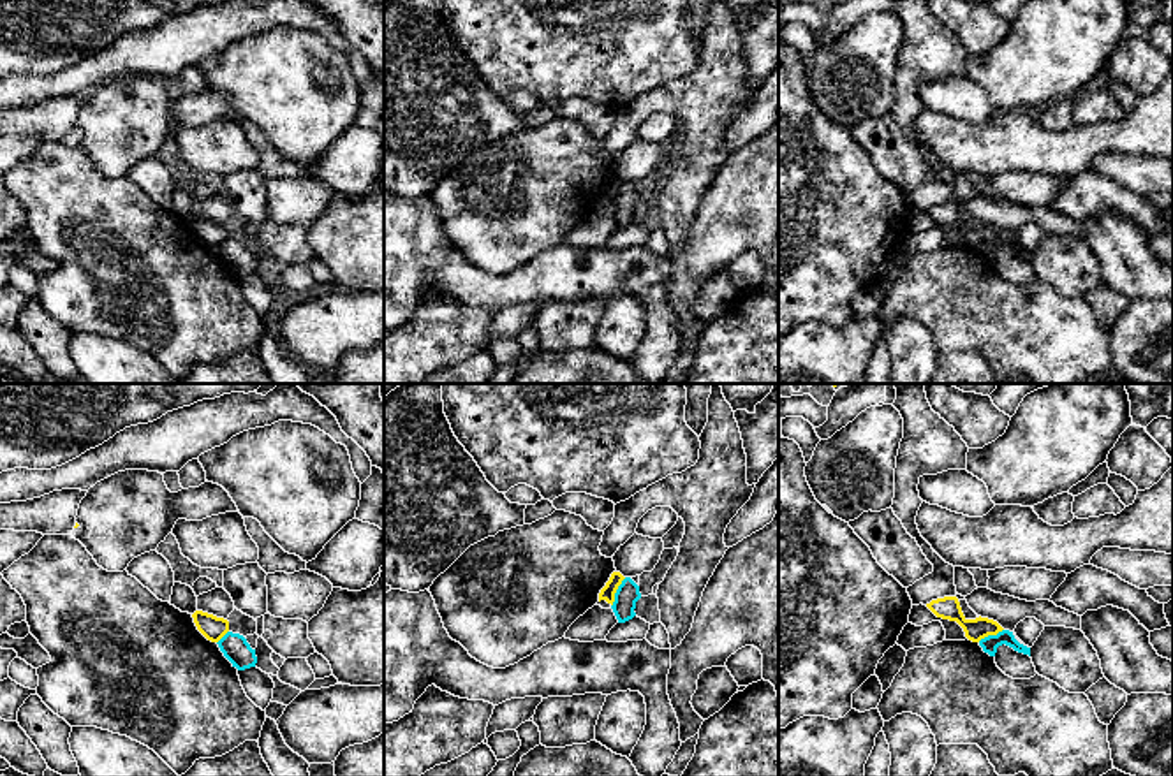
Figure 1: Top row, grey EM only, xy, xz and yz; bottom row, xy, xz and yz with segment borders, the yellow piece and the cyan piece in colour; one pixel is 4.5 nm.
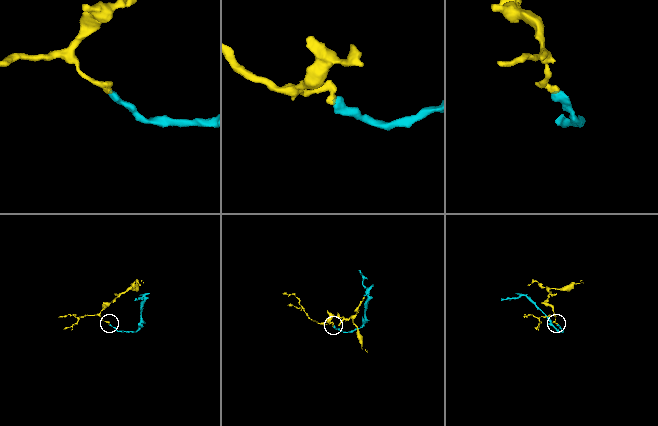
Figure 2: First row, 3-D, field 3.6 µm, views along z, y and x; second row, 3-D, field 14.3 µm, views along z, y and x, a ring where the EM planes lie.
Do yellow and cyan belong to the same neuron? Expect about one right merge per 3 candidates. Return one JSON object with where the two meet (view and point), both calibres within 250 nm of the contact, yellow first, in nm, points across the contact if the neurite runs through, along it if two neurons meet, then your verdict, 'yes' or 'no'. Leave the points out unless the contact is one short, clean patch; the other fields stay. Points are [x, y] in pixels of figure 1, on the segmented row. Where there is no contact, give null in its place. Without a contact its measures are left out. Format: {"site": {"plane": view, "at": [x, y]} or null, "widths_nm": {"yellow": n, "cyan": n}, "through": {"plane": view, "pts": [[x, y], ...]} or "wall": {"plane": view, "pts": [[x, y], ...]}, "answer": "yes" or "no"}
{"site": {"plane": "xz", "at": [615, 592]}, "widths_nm": {"yellow": 70, "cyan": 110}, "wall": {"plane": "xz", "pts": [[626, 578], [612, 606]]}, "answer": "no"}

